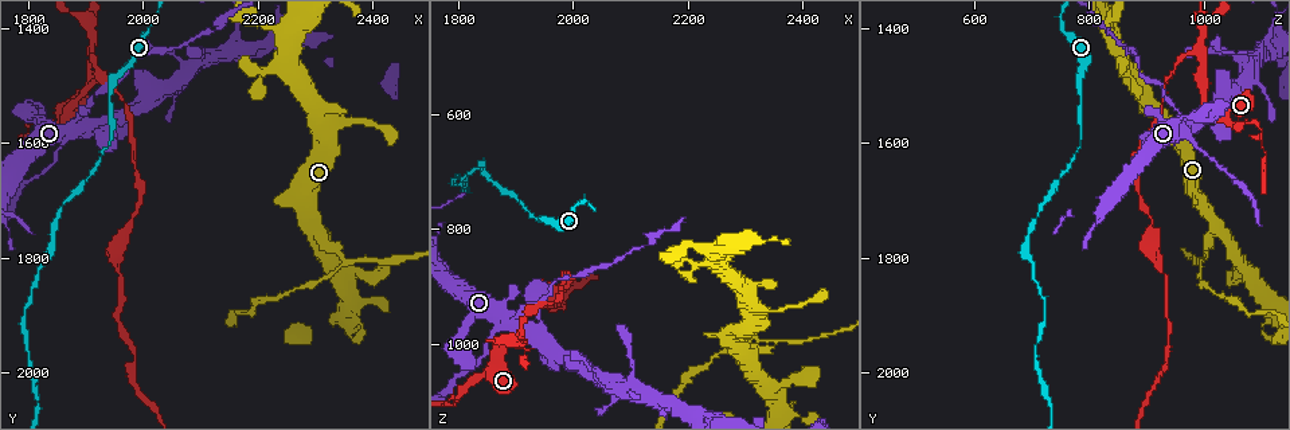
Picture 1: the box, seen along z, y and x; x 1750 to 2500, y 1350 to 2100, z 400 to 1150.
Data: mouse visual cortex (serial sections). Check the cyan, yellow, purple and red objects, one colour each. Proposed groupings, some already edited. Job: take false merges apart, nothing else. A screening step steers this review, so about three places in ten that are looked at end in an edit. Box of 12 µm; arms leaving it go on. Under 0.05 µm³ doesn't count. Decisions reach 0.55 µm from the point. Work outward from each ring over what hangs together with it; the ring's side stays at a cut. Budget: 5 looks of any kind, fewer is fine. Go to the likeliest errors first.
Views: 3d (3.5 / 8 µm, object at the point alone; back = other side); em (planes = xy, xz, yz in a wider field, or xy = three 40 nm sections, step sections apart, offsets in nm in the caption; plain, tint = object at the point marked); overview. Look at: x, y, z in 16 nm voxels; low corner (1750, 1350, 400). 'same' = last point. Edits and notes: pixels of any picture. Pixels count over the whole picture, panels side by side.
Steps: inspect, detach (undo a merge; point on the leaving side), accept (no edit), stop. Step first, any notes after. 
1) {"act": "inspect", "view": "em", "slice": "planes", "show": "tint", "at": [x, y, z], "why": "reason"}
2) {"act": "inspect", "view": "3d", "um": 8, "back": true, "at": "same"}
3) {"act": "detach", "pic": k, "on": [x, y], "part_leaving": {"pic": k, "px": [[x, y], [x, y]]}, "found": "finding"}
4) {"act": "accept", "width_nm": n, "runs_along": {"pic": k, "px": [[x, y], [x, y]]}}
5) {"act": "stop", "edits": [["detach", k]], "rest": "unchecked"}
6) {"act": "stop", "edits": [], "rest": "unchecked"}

{"act": "inspect", "view": "3d", "um": 3.5, "at": [1920, 1515, 930], "why": "a narrow waist"}

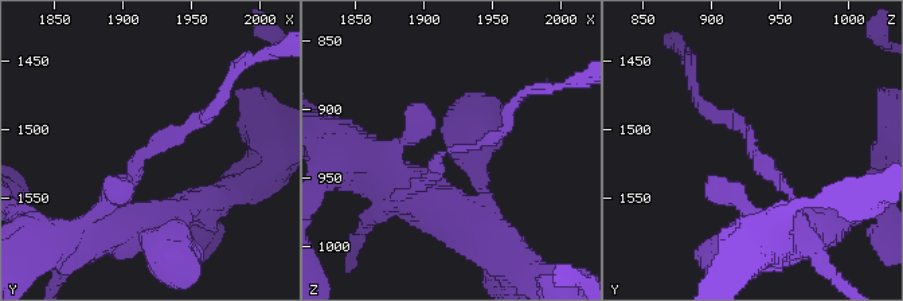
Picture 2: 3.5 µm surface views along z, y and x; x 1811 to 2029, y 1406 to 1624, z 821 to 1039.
{"act": "inspect", "view": "em", "slice": "xy", "step": 2, "show": "tint", "at": [1920, 1516, 932], "arm_widths_nm": [150, 150]}

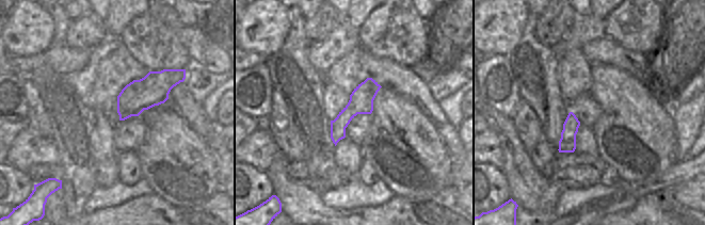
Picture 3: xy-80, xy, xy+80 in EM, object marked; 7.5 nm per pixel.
{"act": "accept", "runs_along": {"pic": 3, "px": [[369, 80], [335, 140]]}, "found": "continuous, no second cell"}

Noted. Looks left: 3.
{"act": "inspect", "view": "3d", "um": 3.5, "at": [2350, 1800, 1000], "why": "arms part here"}

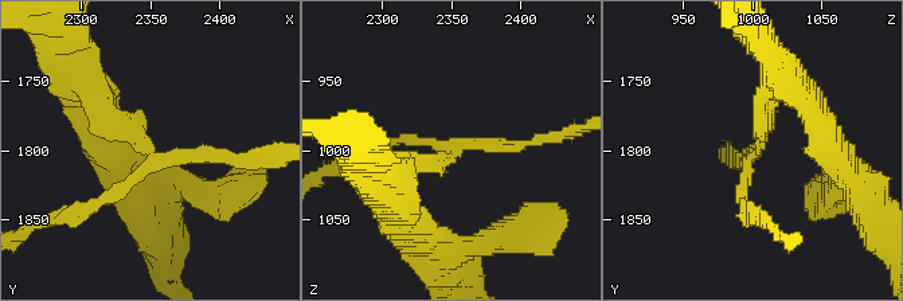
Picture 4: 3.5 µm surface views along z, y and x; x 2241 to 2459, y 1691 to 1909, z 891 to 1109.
{"act": "inspect", "view": "em", "slice": "xy", "step": 3, "show": "tint", "at": [2352, 1802, 1004], "arms": 3, "arm_widths_nm": [150, 150, 250], "why": "need the tissue"}

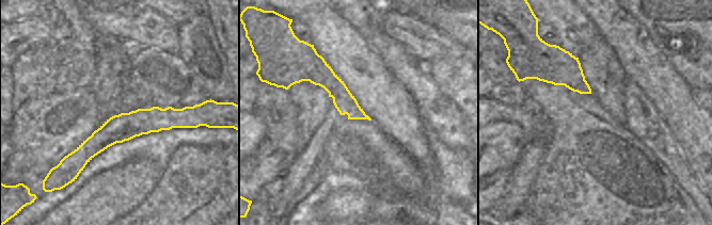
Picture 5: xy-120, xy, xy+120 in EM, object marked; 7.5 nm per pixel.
{"act": "detach", "pic": 4, "on": [747, 180], "part_leaving": {"pic": 4, "px": [[761, 144], [743, 176], [750, 214]]}, "found": "two cells meet here"}

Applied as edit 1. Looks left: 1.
{"act": "stop", "edits": [["detach", 4]], "rest": "unchecked"}

